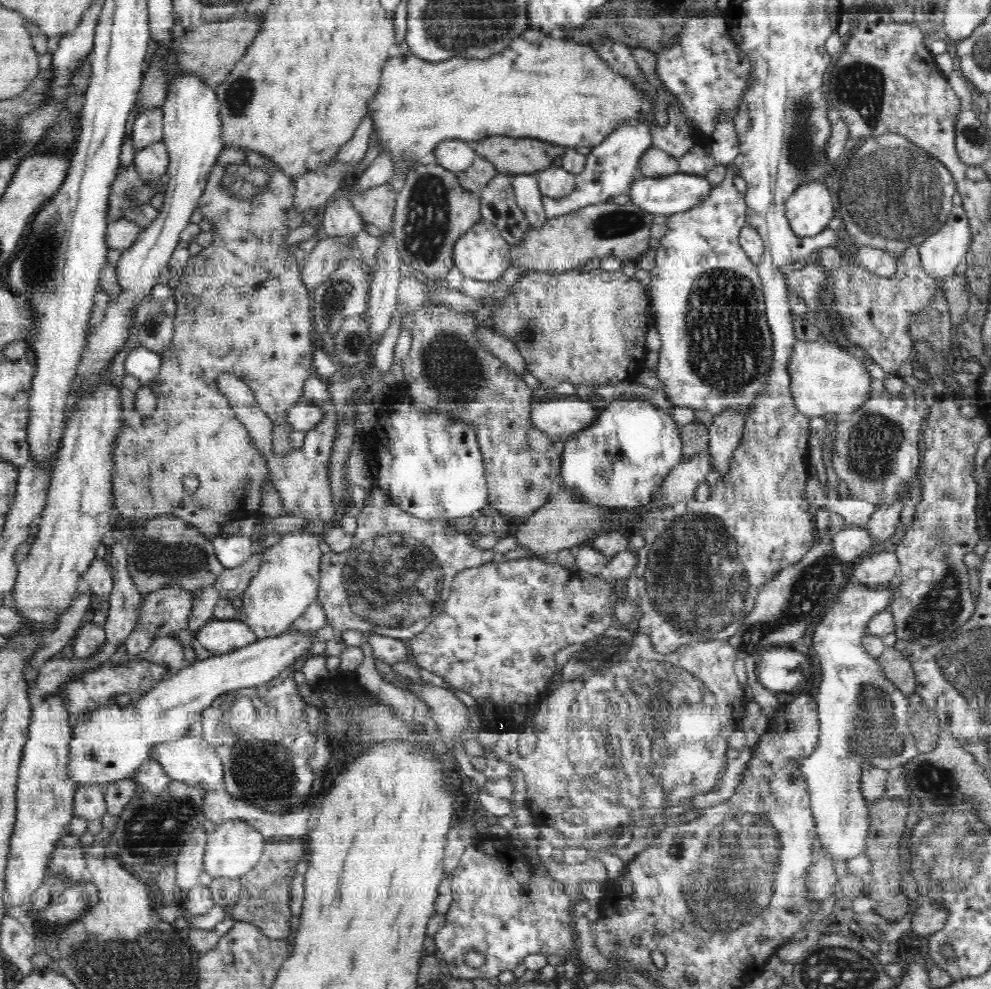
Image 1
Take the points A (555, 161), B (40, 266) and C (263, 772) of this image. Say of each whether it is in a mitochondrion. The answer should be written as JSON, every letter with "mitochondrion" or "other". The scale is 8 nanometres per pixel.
{"A":"other","B":"mitochondrion","C":"mitochondrion"}

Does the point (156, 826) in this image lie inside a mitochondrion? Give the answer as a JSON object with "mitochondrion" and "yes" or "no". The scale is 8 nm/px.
{"mitochondrion":"yes"}

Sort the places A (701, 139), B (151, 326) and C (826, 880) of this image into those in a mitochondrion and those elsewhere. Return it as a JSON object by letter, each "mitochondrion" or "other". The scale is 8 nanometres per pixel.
{"A":"other","B":"mitochondrion","C":"other"}

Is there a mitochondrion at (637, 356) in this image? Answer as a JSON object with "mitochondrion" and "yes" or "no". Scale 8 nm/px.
{"mitochondrion":"no"}

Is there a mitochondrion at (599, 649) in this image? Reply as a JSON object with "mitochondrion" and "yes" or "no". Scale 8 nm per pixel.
{"mitochondrion":"yes"}

